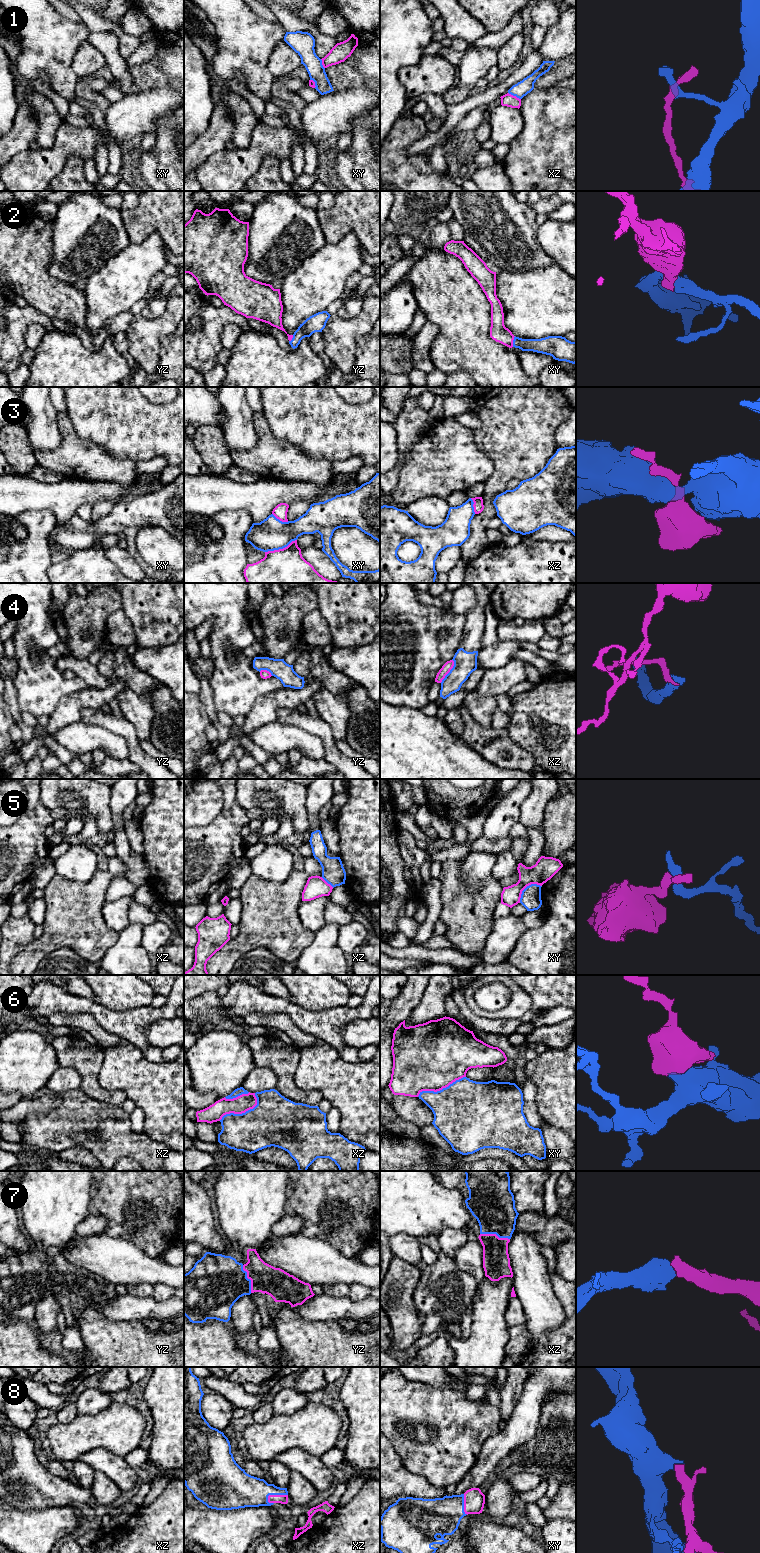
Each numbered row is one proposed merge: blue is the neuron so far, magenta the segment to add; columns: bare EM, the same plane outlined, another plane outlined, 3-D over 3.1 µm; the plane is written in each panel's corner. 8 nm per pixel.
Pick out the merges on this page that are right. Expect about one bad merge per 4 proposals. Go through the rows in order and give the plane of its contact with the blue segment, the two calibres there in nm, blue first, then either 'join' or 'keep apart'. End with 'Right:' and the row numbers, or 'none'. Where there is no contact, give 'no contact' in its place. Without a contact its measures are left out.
1: xz | 120/100 nm | keep apart
2: xy | 120/140 nm | join
3: xy | 260/480 nm | keep apart
4: xz | 180/70 nm | keep apart
5: xy | 160/180 nm | keep apart
6: xy | 480/480 nm | keep apart
7: yz | 420/240 nm | join
8: xz | 260/80 nm | join
Right: 2, 7, 8

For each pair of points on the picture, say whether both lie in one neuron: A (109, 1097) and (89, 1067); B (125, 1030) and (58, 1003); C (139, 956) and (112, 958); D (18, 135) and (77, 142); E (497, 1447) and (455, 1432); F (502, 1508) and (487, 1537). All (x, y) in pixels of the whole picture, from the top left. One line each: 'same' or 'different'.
A: same
B: same
C: same
D: different
E: different
F: different

